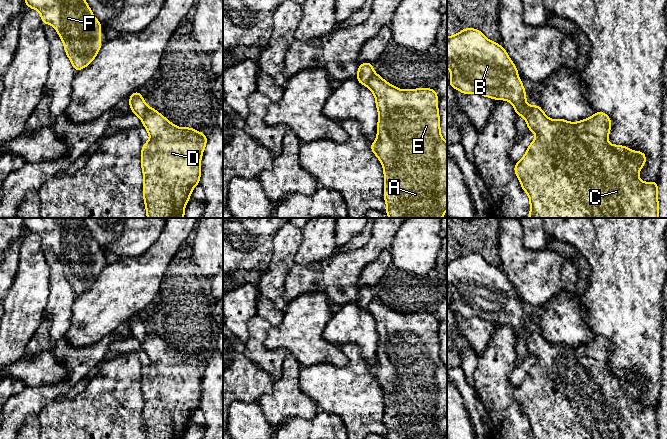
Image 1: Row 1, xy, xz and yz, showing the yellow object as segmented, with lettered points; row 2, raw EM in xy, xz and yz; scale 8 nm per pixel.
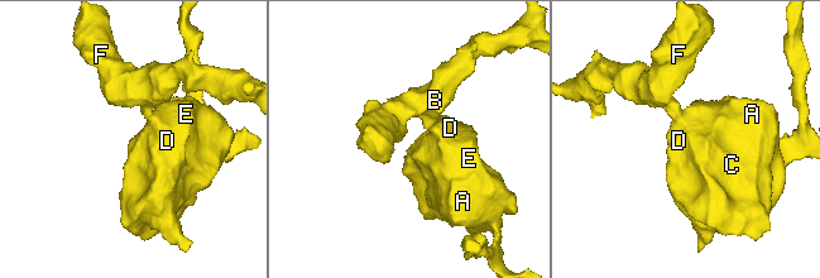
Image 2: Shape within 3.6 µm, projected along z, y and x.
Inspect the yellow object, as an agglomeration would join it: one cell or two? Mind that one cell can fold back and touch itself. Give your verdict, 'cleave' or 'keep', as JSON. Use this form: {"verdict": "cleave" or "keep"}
{"verdict": "cleave"}

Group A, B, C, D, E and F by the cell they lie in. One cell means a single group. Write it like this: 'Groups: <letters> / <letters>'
Groups: A C D E / B F

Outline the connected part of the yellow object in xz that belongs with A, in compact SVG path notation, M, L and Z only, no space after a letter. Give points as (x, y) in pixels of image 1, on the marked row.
M374 70L367 87L375 96L379 112L377 140L371 143L370 149L384 169L385 213L390 218L442 218L447 210L447 143L440 134L436 89L401 90L386 82Z

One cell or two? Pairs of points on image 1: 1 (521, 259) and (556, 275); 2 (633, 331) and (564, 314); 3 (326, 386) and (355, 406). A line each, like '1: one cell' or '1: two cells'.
1: one cell
2: two cells
3: one cell

